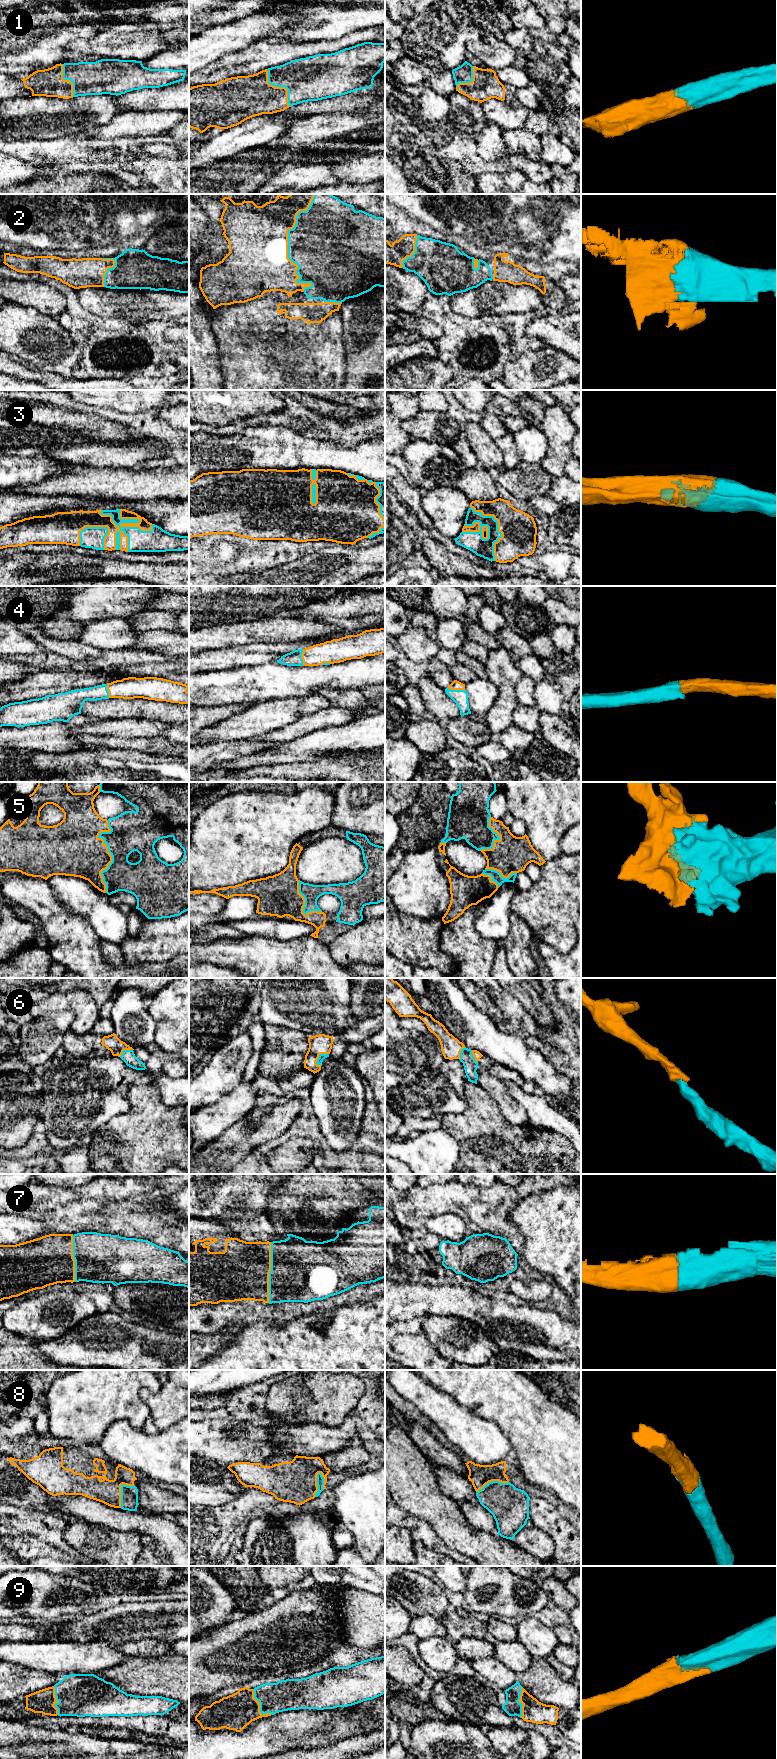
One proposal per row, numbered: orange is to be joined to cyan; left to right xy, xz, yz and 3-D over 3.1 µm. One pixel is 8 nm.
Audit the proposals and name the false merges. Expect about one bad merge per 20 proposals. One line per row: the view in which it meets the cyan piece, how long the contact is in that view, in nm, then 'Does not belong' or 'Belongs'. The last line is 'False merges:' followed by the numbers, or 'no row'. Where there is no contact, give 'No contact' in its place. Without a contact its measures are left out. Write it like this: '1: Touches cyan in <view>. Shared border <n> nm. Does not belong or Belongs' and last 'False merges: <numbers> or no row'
1: Touches cyan in xz. Shared border 360 nm. Belongs
2: Touches cyan in xz. Shared border 800 nm. Belongs
3: Touches cyan in xy. Shared border 440 nm. Belongs
4: Touches cyan in yz. Shared border 150 nm. Belongs
5: Touches cyan in xy. Shared border 600 nm. Belongs
6: Touches cyan in xz. Shared border 140 nm. Belongs
7: Touches cyan in xz. Shared border 480 nm. Belongs
8: Touches cyan in xz. Shared border 200 nm. Belongs
9: Touches cyan in xz. Shared border 260 nm. Belongs
False merges: no row

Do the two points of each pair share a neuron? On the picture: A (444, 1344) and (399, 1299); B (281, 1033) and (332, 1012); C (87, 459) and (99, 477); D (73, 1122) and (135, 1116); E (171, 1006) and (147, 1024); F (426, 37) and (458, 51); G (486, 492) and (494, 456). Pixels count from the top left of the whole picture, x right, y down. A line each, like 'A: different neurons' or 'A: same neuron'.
A: different neurons
B: different neurons
C: different neurons
D: different neurons
E: different neurons
F: same neuron
G: different neurons

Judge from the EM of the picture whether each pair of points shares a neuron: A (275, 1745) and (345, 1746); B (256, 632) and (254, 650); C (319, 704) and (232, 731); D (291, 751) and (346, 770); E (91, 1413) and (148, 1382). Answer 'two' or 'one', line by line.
A: two
B: two
C: one
D: two
E: one

